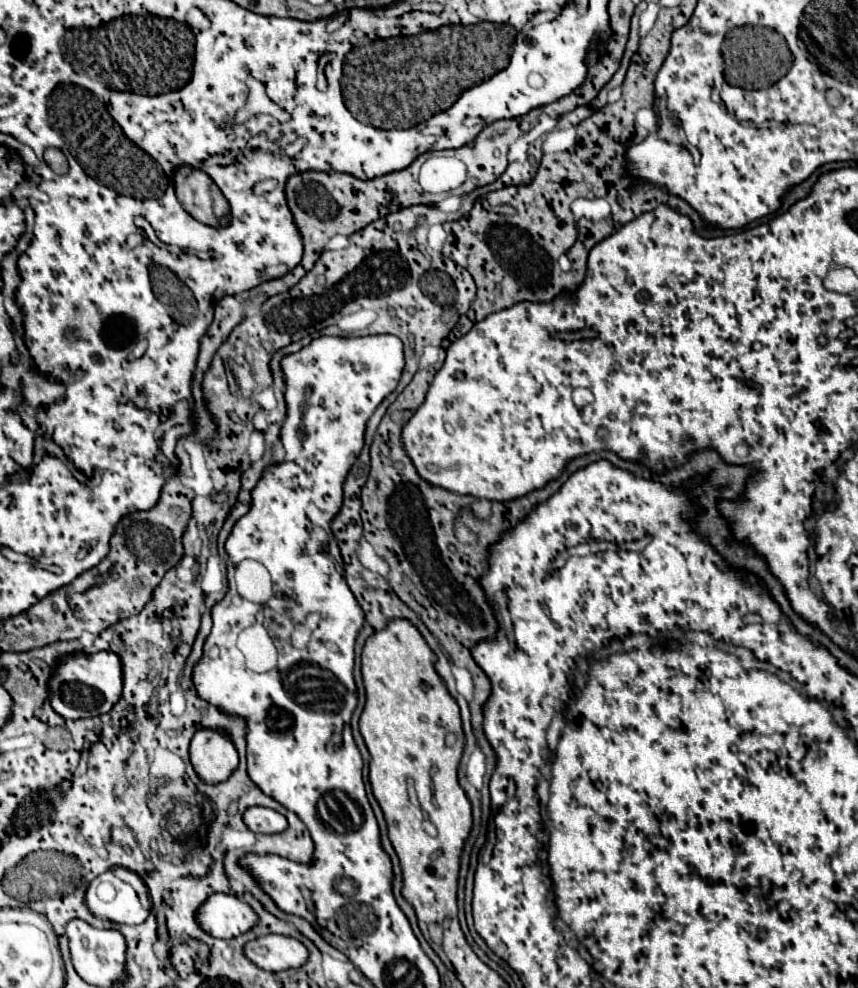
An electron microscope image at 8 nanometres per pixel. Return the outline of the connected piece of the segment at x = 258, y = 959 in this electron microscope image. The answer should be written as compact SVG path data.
M280 934L256 938L244 946L244 952L256 966L270 972L300 968L310 958L308 948L300 940Z

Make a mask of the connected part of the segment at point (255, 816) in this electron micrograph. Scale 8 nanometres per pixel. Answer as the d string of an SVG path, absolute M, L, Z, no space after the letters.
M264 806L248 808L244 812L244 822L256 834L278 834L288 828L288 820L280 812Z

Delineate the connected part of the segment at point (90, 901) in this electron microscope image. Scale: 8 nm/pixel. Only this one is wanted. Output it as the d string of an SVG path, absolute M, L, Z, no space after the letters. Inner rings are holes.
M104 872L90 882L86 904L92 914L118 924L140 924L150 914L150 910L142 908L134 888L114 872Z

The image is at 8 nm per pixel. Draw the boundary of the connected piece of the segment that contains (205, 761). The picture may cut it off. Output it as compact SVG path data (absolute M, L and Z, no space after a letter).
M202 728L192 738L190 762L202 780L216 784L238 768L238 750L226 732Z

